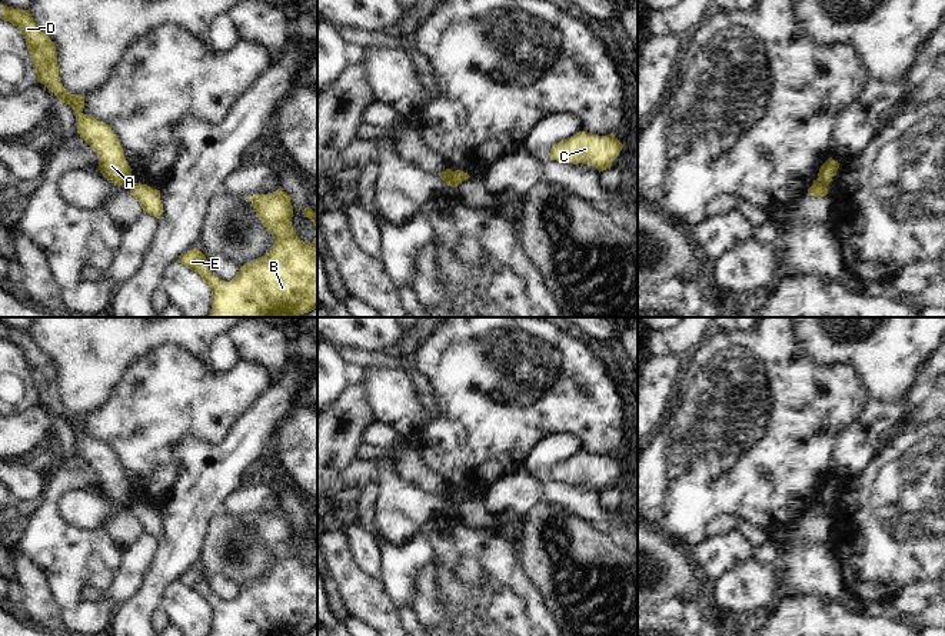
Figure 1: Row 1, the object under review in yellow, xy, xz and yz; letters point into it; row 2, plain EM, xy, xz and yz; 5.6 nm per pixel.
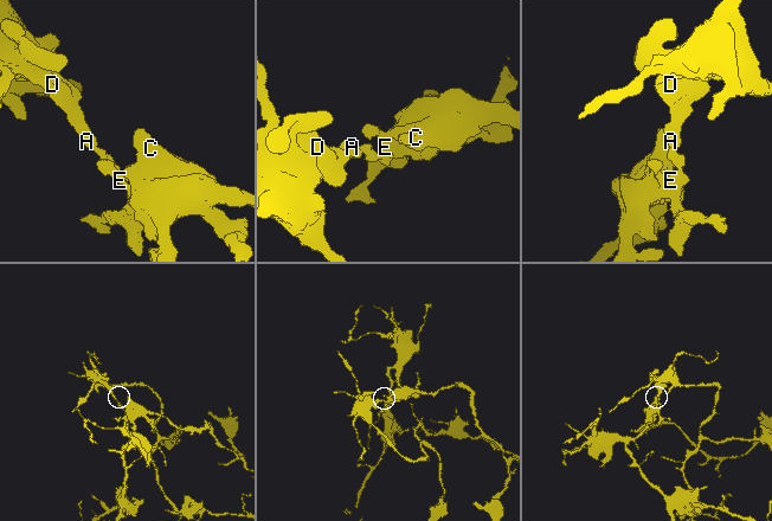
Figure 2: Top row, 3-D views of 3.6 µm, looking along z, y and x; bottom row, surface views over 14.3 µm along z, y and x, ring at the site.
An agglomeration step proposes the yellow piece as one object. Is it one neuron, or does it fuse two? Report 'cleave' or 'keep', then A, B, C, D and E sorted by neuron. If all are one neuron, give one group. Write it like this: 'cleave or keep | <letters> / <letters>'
cleave | A D / B C E

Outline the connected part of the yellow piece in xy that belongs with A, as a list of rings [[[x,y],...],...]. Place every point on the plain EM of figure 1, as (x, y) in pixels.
[[[0,323],[0,339],[16,346],[26,359],[37,402],[54,413],[61,423],[71,427],[77,453],[97,474],[100,493],[113,505],[130,509],[134,500],[120,460],[109,444],[81,433],[84,429],[81,414],[66,412],[59,397],[57,372],[51,359],[33,342],[29,330],[13,329]]]

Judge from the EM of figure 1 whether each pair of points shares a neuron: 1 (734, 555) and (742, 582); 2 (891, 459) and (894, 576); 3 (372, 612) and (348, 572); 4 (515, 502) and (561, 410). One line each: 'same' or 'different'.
1: different
2: same
3: same
4: different

